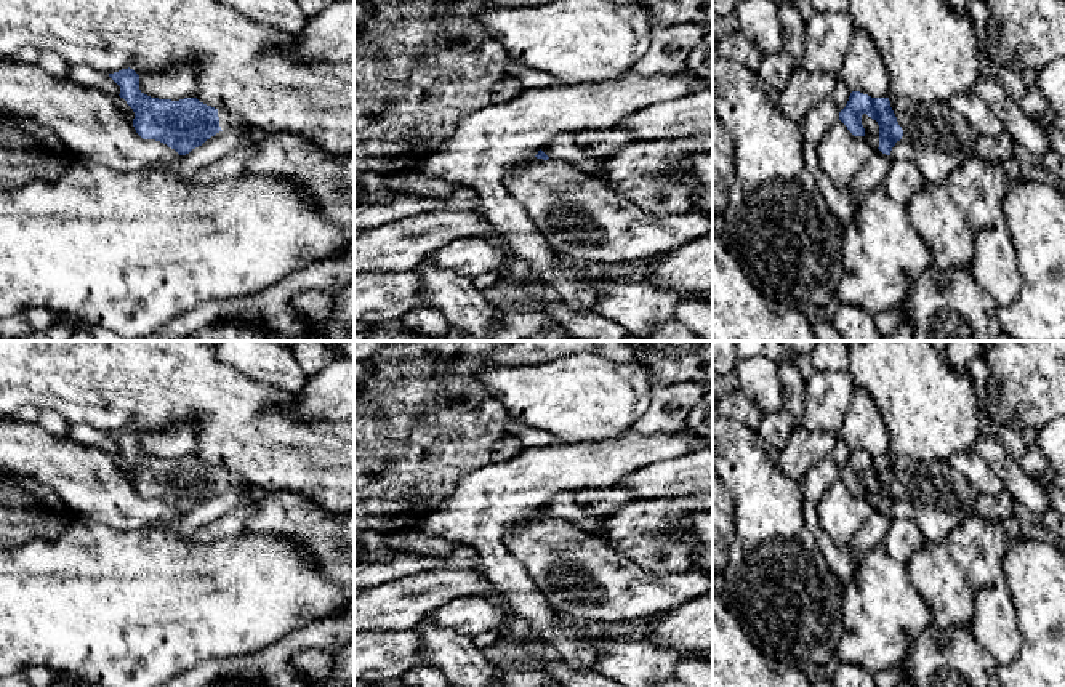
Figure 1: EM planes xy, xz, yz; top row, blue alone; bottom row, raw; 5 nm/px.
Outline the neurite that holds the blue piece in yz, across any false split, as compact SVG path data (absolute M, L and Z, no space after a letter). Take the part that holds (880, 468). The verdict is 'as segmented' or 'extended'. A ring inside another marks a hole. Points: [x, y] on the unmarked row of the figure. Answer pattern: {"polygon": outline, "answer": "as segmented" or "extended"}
{"polygon": "M852 450L846 466L839 471L839 479L854 495L863 495L876 509L892 519L911 520L927 543L945 540L972 512L974 493L961 482L950 460L910 460L905 456L871 456L860 450Z", "answer": "extended"}

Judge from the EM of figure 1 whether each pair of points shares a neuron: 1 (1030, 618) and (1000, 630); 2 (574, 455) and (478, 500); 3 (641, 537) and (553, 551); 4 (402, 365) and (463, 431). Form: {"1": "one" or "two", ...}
{"1": "two", "2": "one", "3": "two", "4": "one"}

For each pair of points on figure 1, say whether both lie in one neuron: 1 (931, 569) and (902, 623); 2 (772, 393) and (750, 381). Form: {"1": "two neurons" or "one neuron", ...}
{"1": "two neurons", "2": "one neuron"}

